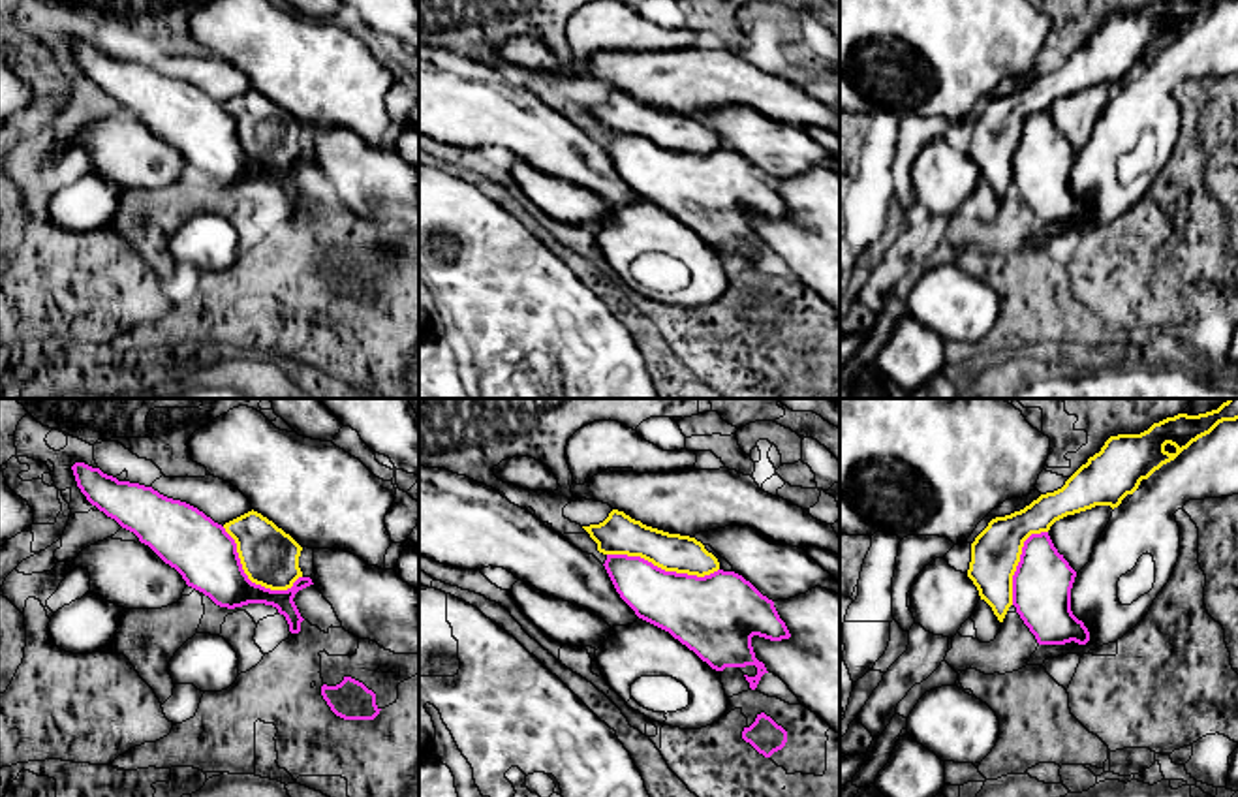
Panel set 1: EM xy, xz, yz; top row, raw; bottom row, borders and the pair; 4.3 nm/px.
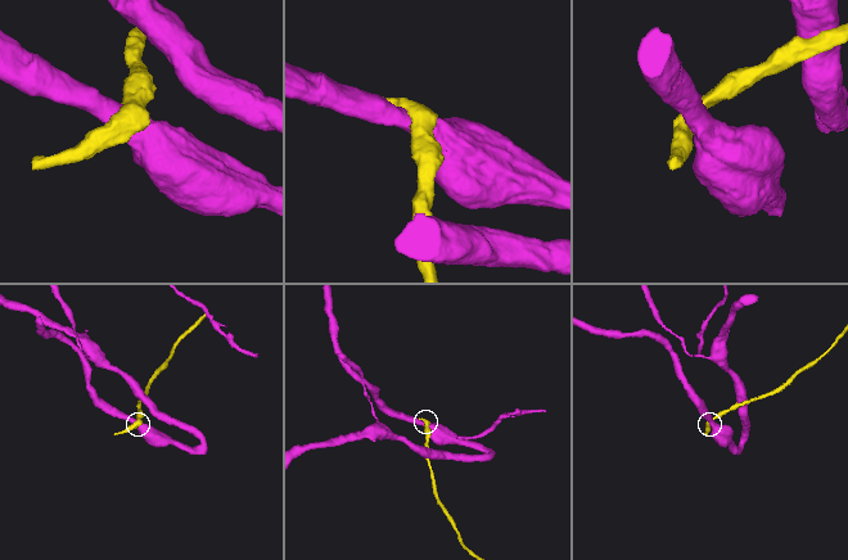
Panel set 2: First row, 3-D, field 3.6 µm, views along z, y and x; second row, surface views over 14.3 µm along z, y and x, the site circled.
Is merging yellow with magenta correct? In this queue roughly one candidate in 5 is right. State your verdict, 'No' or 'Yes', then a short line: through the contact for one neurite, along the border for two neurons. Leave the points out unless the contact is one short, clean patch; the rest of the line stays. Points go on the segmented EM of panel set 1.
No

